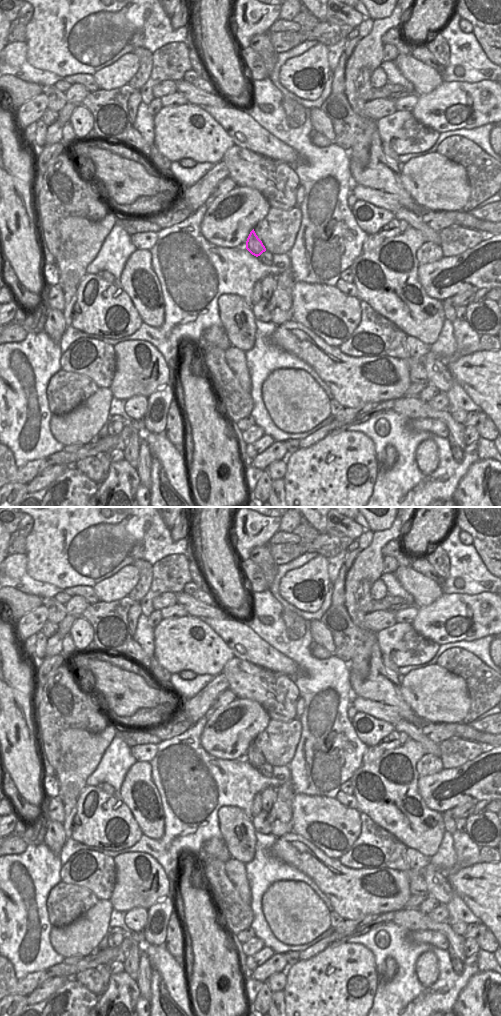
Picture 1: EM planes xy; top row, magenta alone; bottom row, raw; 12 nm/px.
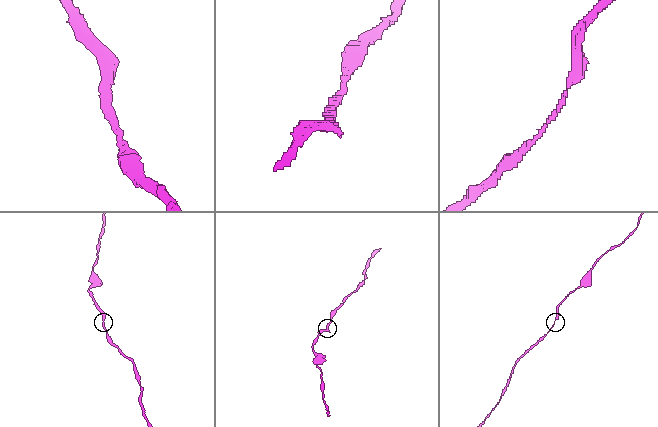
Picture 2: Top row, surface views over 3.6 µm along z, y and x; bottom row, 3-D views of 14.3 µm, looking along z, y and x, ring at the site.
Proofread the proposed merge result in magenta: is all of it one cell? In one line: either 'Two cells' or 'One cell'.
One cell.

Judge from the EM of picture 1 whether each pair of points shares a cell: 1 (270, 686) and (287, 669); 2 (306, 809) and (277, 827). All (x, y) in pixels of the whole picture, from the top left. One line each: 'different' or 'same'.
1: different
2: different

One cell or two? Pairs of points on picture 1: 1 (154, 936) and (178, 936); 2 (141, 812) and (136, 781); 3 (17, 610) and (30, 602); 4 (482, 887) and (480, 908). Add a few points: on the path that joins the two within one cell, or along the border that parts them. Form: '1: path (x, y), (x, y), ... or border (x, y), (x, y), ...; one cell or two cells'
1: border (172, 913), (167, 925), (166, 940), (163, 944); two cells
2: path (141, 804), (141, 796), (137, 789); one cell
3: path (20, 607), (27, 602); one cell
4: path (482, 892), (482, 903); one cell

